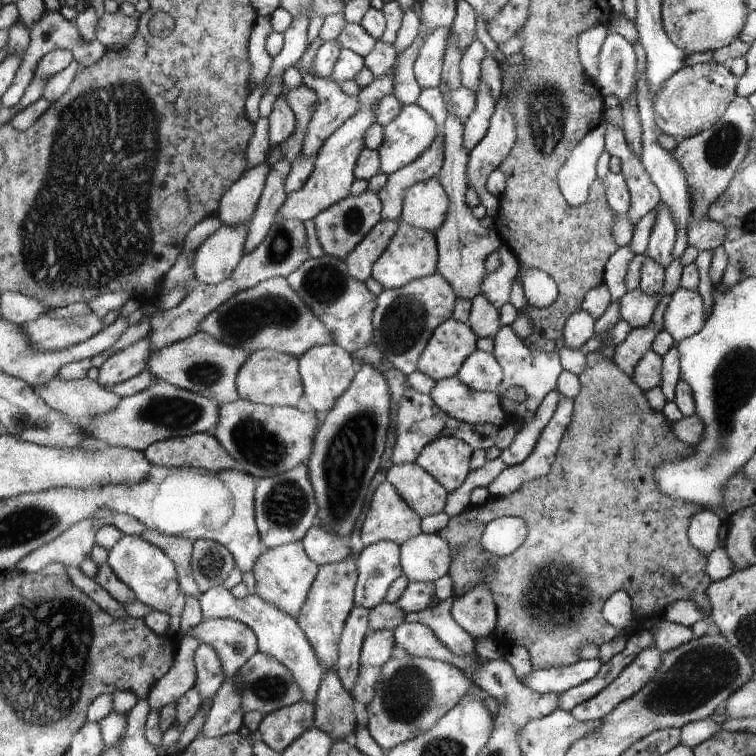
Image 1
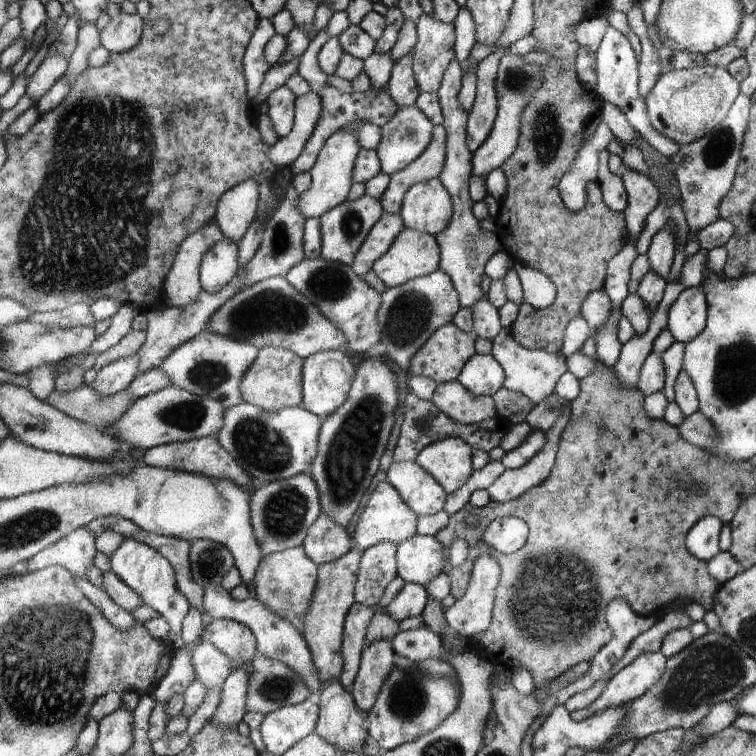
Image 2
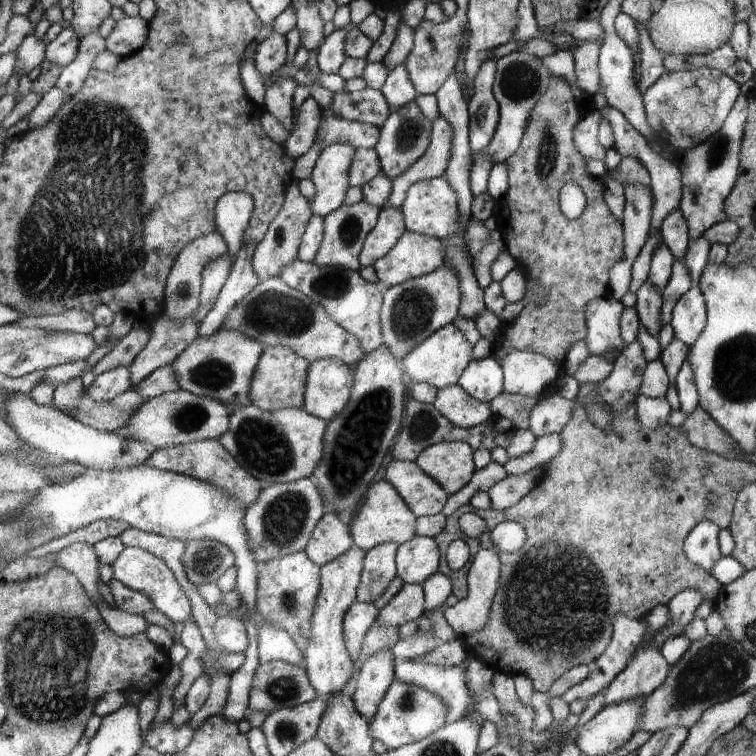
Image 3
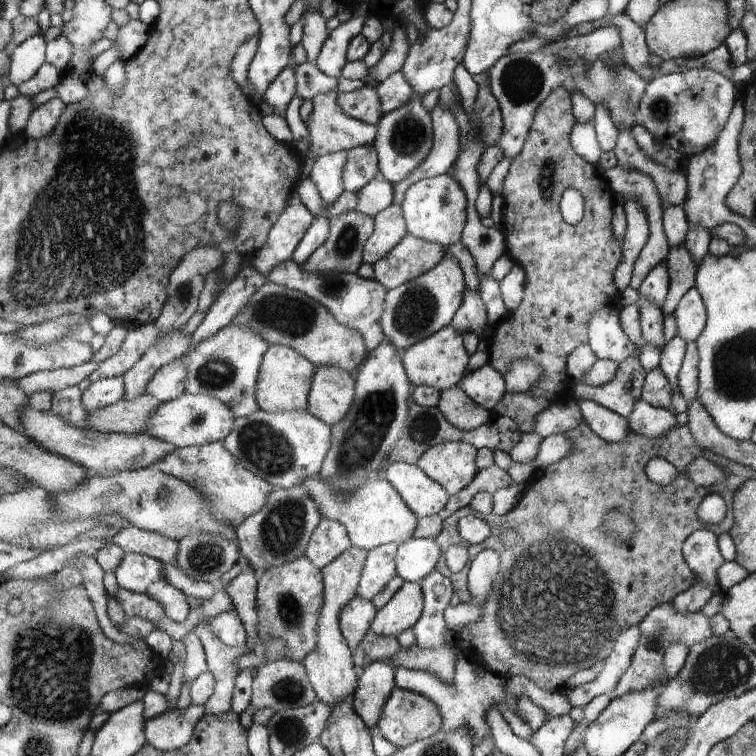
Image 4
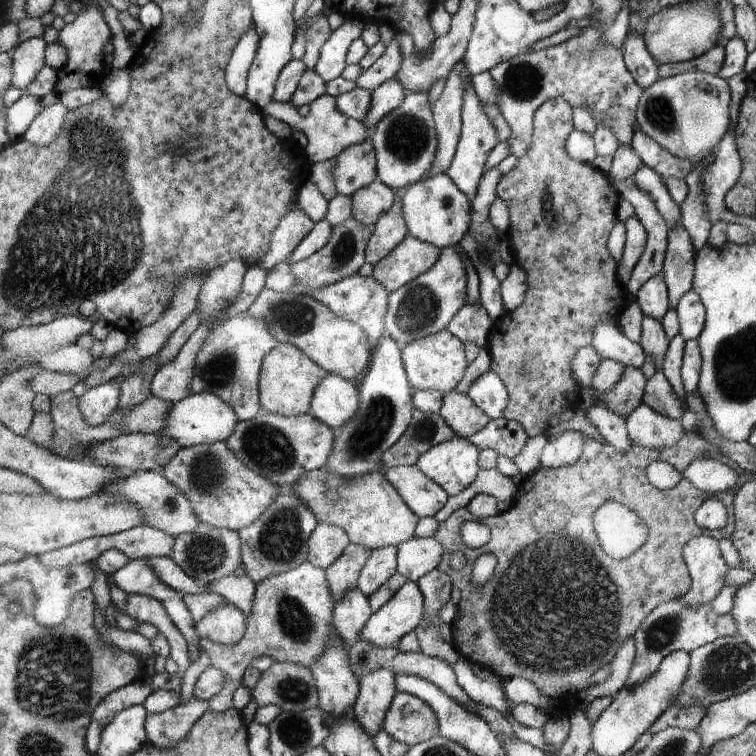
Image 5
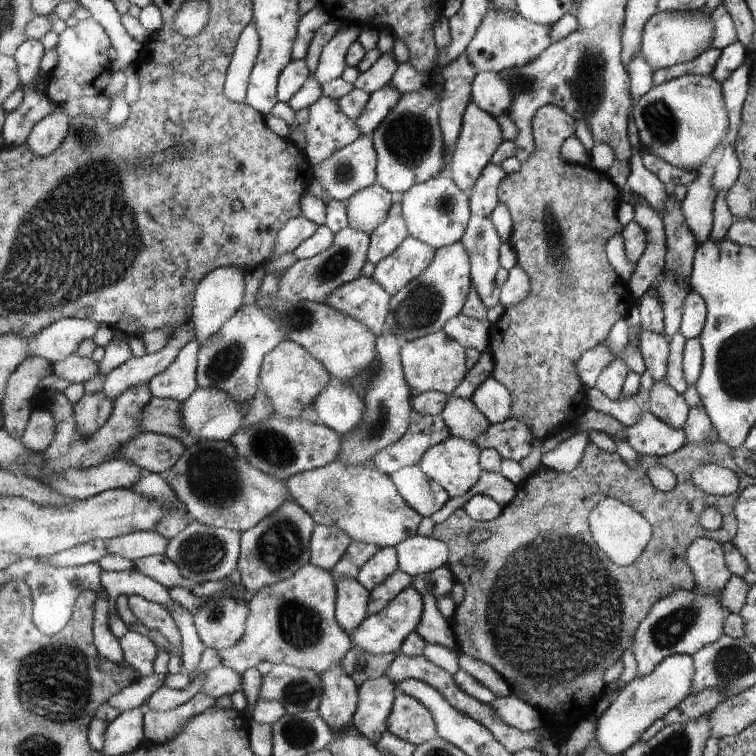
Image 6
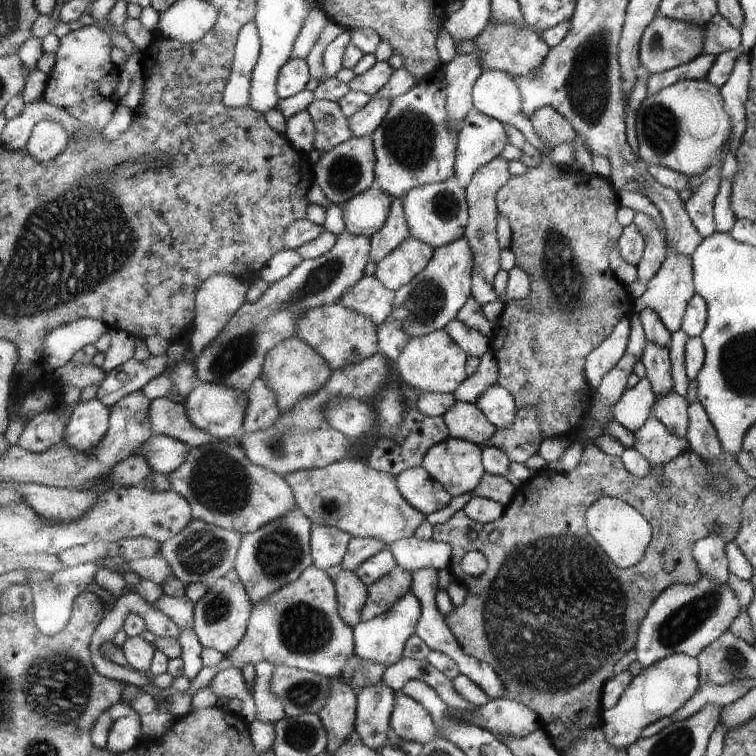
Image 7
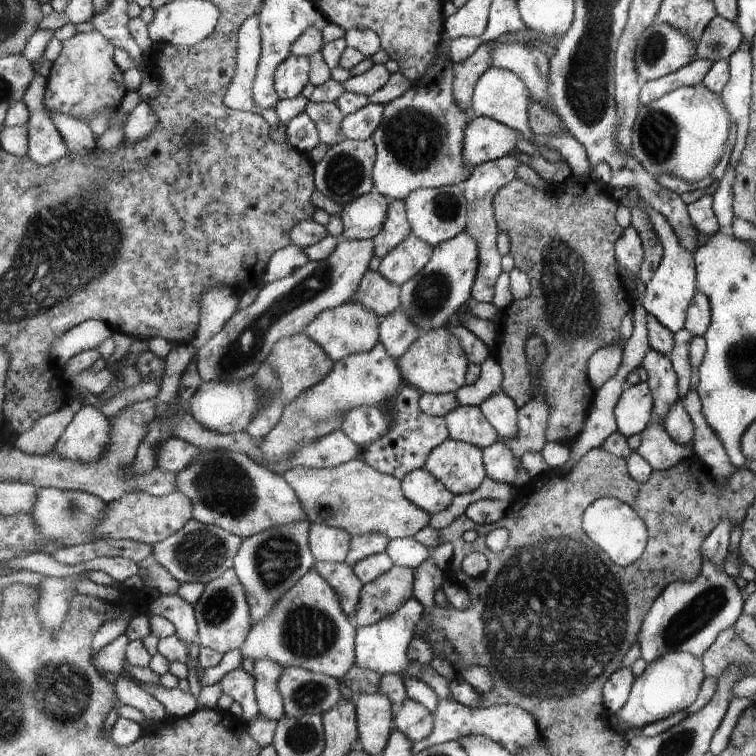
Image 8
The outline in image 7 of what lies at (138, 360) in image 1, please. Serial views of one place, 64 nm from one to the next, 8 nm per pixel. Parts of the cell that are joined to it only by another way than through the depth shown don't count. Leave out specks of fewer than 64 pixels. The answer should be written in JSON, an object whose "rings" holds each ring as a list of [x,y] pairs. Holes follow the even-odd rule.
{"rings":[[[101,400],[78,403],[72,408],[63,441],[76,450],[92,453],[110,428],[111,414],[112,408]]]}

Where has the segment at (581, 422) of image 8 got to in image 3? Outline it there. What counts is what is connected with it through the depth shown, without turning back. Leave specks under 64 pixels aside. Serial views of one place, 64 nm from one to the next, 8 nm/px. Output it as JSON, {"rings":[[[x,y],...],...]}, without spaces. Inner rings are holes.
{"rings":[[[563,77],[551,78],[547,94],[543,94],[542,100],[531,114],[530,125],[527,126],[526,136],[523,137],[519,152],[505,161],[509,168],[509,186],[496,216],[506,250],[517,260],[520,268],[526,270],[528,276],[532,276],[533,280],[549,288],[549,296],[543,302],[543,305],[548,307],[536,307],[535,302],[531,302],[512,322],[503,324],[501,334],[495,343],[493,358],[503,366],[511,350],[547,356],[559,366],[559,380],[551,386],[552,389],[556,389],[561,378],[565,378],[563,364],[569,349],[577,341],[587,338],[587,306],[595,298],[610,298],[611,269],[623,258],[626,245],[624,226],[621,226],[619,219],[615,218],[607,206],[605,184],[601,179],[589,176],[587,159],[575,148],[575,130],[586,113],[580,109],[579,102],[573,96],[573,86]],[[567,182],[579,184],[587,195],[588,205],[585,212],[579,216],[579,220],[567,218],[560,207],[561,188],[565,188]],[[505,390],[491,401],[491,410],[496,417],[507,422],[513,422],[518,429],[529,430],[529,416],[531,410],[539,404],[541,398],[527,396],[525,394],[513,394]]]}

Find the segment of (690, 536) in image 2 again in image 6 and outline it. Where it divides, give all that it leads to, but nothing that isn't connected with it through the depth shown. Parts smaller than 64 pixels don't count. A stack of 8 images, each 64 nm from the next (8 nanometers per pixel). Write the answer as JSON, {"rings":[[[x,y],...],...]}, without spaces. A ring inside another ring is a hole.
{"rings":[[[705,537],[696,539],[685,551],[685,558],[693,572],[693,590],[698,594],[717,593],[724,588],[730,578],[718,540]]]}

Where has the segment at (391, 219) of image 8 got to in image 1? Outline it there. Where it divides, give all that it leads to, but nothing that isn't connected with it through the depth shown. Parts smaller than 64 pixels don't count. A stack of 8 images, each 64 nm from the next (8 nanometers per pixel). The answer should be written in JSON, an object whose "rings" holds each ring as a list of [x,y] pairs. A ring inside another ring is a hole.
{"rings":[[[382,220],[355,248],[354,253],[346,258],[350,274],[359,282],[367,282],[371,278],[374,264],[389,248],[391,240],[398,233],[400,221]]]}

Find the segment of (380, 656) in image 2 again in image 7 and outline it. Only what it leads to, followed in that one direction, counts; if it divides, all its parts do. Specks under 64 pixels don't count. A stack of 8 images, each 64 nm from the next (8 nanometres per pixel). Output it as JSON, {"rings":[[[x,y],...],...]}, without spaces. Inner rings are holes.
{"rings":[[[383,680],[380,684],[363,688],[358,695],[355,732],[372,750],[379,751],[389,741],[396,696]]]}

